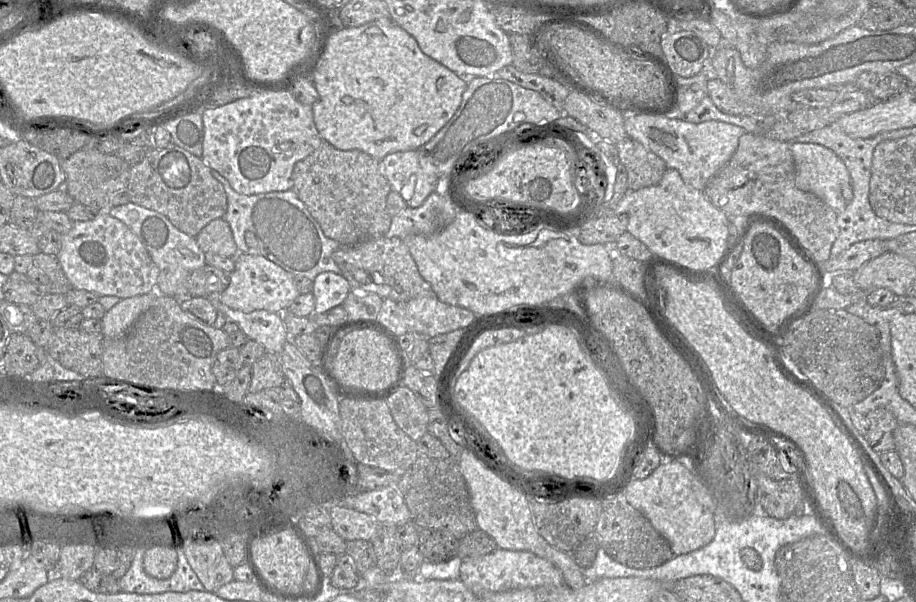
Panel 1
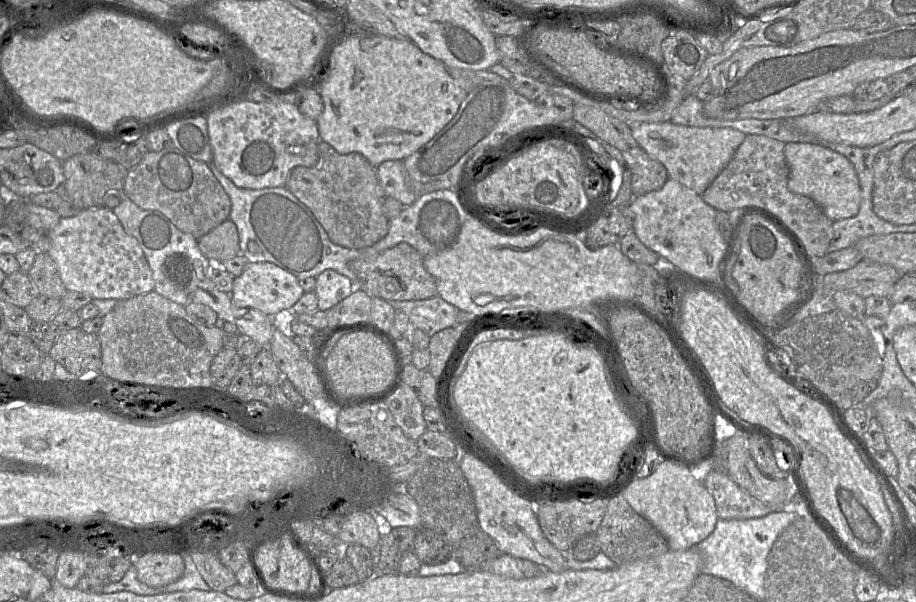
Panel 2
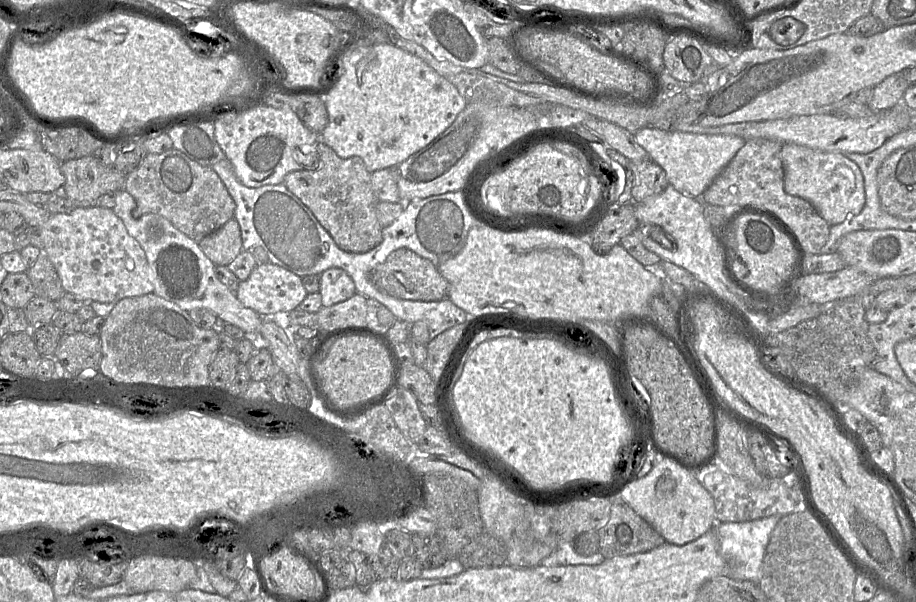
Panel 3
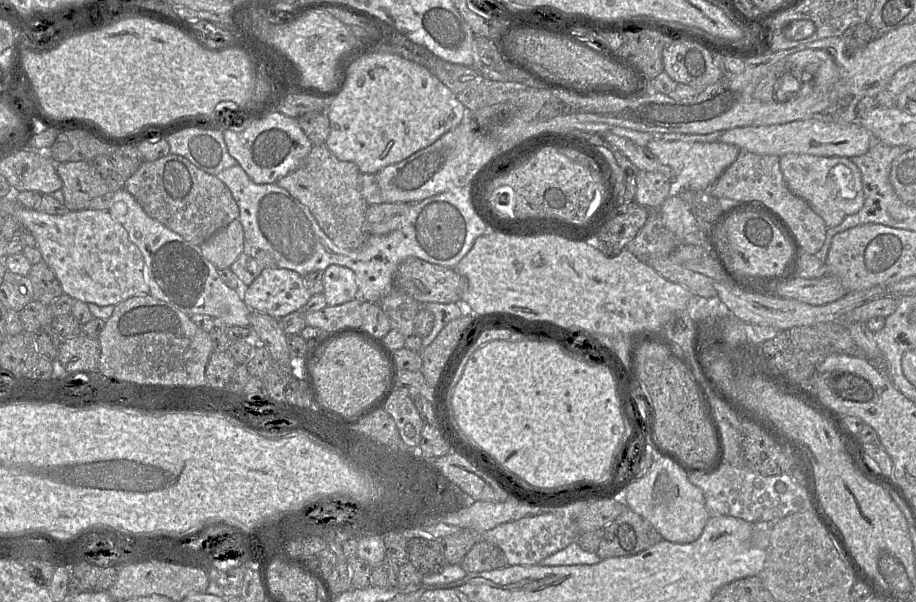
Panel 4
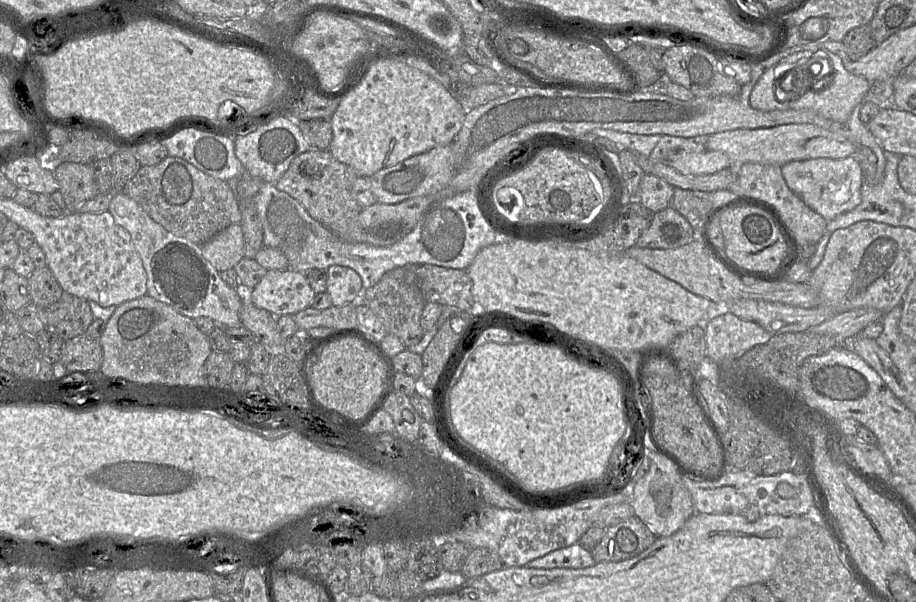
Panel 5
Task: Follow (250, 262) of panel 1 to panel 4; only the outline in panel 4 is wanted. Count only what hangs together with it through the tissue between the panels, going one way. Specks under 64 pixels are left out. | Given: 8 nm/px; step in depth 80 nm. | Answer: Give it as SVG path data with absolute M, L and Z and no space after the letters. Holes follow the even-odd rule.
M265 267L247 287L243 301L252 312L280 319L302 310L311 296L303 276L297 272Z

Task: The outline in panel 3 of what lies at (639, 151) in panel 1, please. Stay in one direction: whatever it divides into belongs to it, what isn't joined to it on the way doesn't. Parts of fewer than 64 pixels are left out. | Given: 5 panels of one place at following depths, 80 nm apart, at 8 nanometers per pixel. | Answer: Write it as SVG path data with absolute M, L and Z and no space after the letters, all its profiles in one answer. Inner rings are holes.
M630 160L630 167L633 172L633 202L659 194L669 184L664 169L653 160Z

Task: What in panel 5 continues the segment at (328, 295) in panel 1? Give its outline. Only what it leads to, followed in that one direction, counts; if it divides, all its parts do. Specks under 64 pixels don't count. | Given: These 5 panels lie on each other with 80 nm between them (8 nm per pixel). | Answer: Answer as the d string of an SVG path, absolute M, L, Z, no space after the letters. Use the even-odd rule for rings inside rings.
M332 265L327 270L326 292L333 306L342 306L360 300L363 284L356 271L349 267Z

